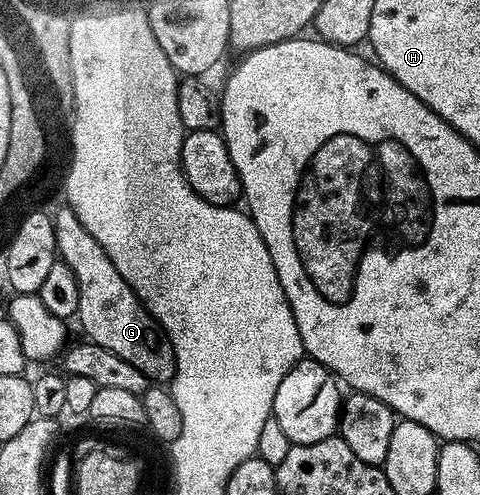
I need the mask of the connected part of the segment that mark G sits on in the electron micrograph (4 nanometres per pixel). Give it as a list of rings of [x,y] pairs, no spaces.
[[[62,203],[58,210],[53,210],[52,220],[58,257],[70,268],[72,275],[76,275],[76,291],[80,291],[76,322],[86,332],[85,340],[120,355],[120,359],[144,371],[151,383],[173,382],[176,363],[172,343],[126,282],[124,275],[116,271],[116,263],[112,263],[104,247],[92,239],[92,231],[80,223],[69,204]]]

